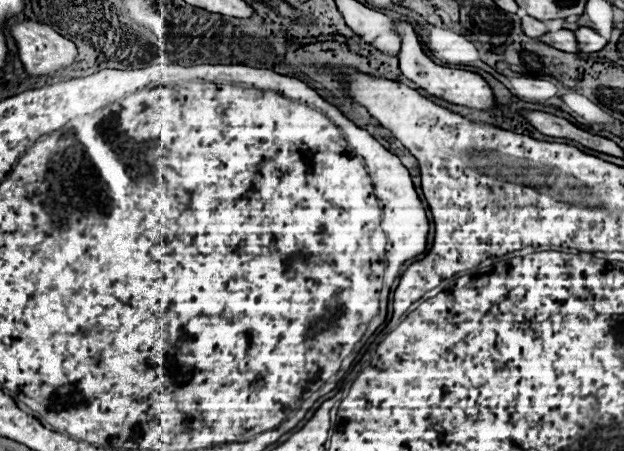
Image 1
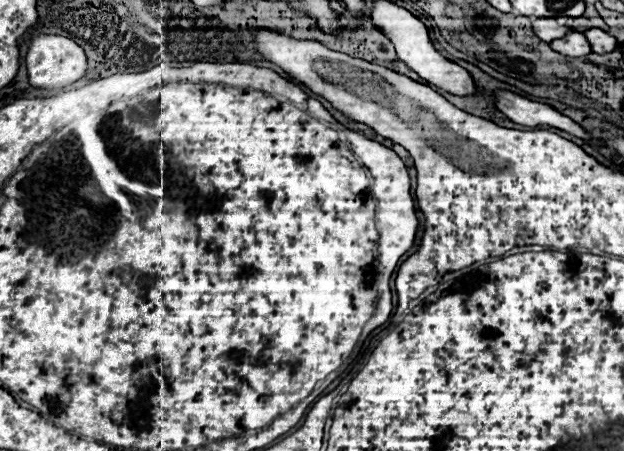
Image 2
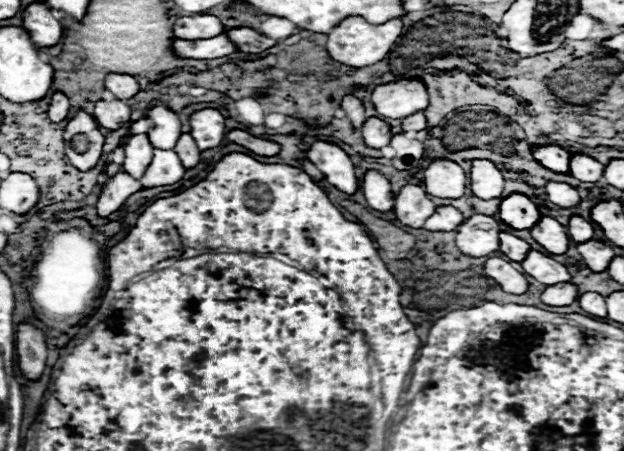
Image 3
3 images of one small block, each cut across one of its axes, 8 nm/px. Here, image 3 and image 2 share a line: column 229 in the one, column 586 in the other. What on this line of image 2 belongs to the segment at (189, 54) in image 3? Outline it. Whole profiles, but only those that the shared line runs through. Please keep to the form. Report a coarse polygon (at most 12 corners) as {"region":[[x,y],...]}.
{"region":[[582,32],[552,40],[552,50],[564,56],[592,52]]}

